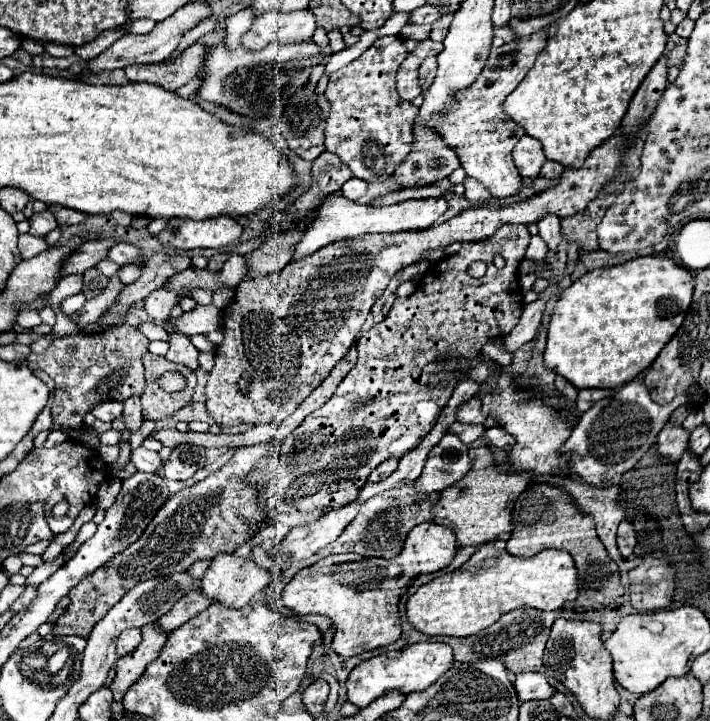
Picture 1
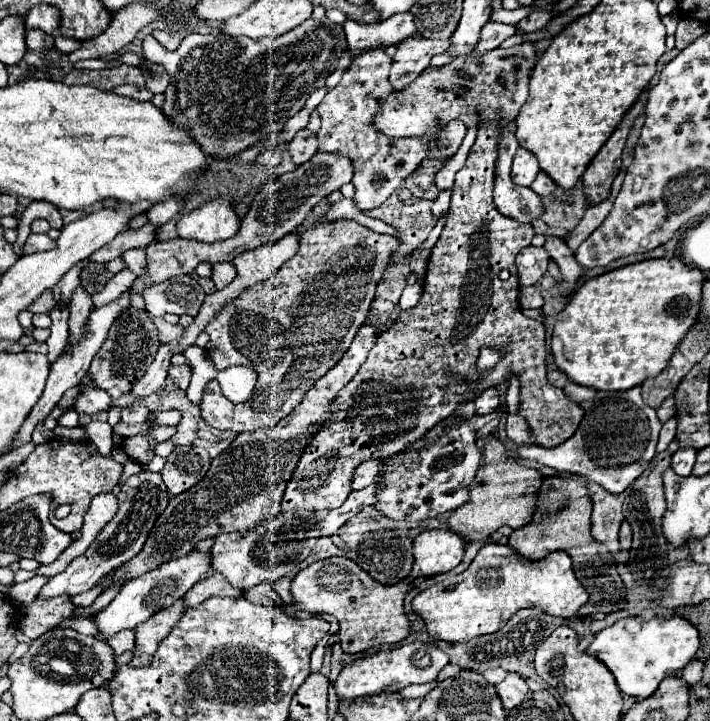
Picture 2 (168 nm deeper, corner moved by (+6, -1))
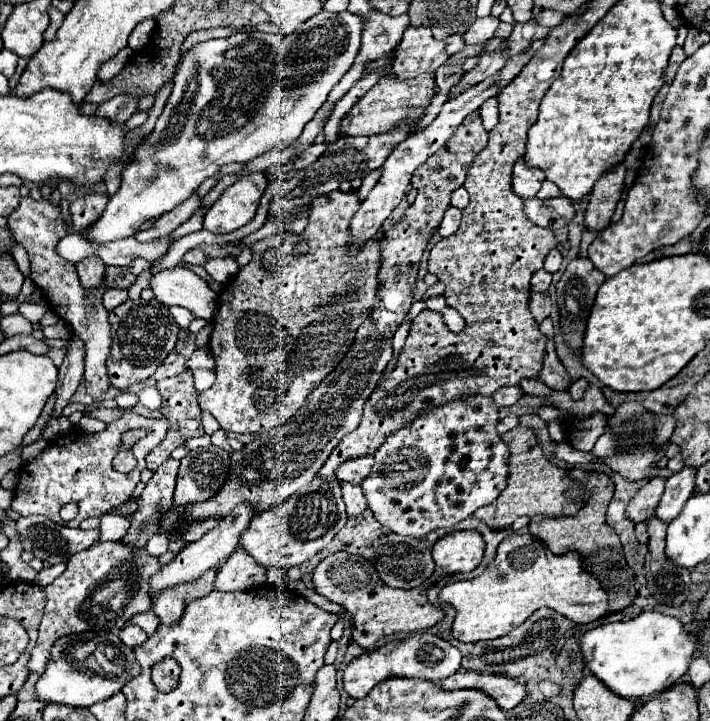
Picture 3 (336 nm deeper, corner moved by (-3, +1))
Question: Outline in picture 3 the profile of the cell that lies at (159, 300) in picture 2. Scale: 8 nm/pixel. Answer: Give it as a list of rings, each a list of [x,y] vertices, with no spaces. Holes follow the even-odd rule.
[[[177,265],[151,277],[149,287],[159,303],[189,309],[197,319],[211,321],[217,313],[217,293],[191,269]]]

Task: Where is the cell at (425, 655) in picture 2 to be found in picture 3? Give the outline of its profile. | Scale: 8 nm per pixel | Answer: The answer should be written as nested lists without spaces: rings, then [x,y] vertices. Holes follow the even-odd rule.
[[[413,633],[405,641],[389,641],[387,645],[375,649],[373,653],[365,653],[361,657],[355,657],[343,675],[343,687],[353,699],[363,699],[379,681],[389,677],[409,677],[409,679],[425,679],[425,681],[441,681],[453,673],[457,673],[461,667],[461,653],[457,647],[447,643],[445,639],[439,639],[431,633]]]

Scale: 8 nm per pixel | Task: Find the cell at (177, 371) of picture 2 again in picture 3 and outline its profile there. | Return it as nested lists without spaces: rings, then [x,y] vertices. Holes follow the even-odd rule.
[[[183,371],[181,375],[171,377],[171,379],[163,379],[161,383],[167,383],[167,385],[159,387],[159,393],[163,397],[161,413],[169,421],[169,431],[167,431],[165,439],[147,455],[147,469],[151,469],[151,471],[155,471],[163,461],[167,461],[171,451],[177,449],[185,439],[205,435],[205,431],[201,427],[201,409],[199,409],[197,401],[198,393],[195,391],[195,387],[193,387],[193,373],[191,371]]]

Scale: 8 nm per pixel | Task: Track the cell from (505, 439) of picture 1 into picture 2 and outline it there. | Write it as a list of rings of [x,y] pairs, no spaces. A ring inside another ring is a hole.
[[[634,387],[598,397],[594,405],[586,409],[582,425],[574,437],[566,441],[566,445],[558,445],[558,449],[520,445],[518,451],[524,459],[540,461],[556,471],[566,471],[588,481],[596,481],[610,493],[622,493],[648,469],[650,461],[654,459],[660,429],[662,423],[658,421],[656,411],[642,401],[640,387]]]

